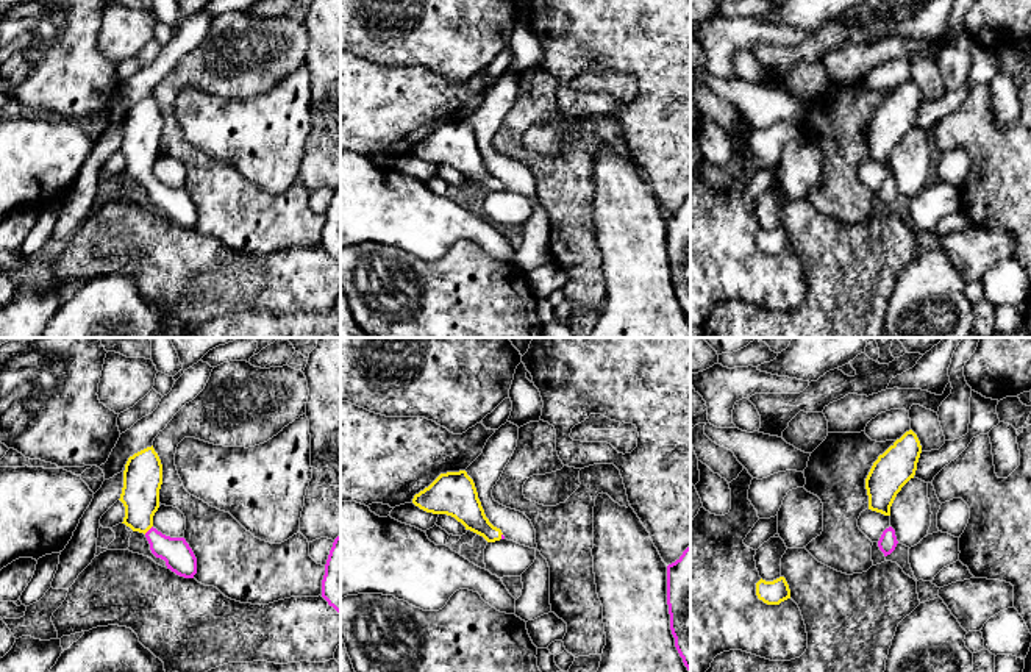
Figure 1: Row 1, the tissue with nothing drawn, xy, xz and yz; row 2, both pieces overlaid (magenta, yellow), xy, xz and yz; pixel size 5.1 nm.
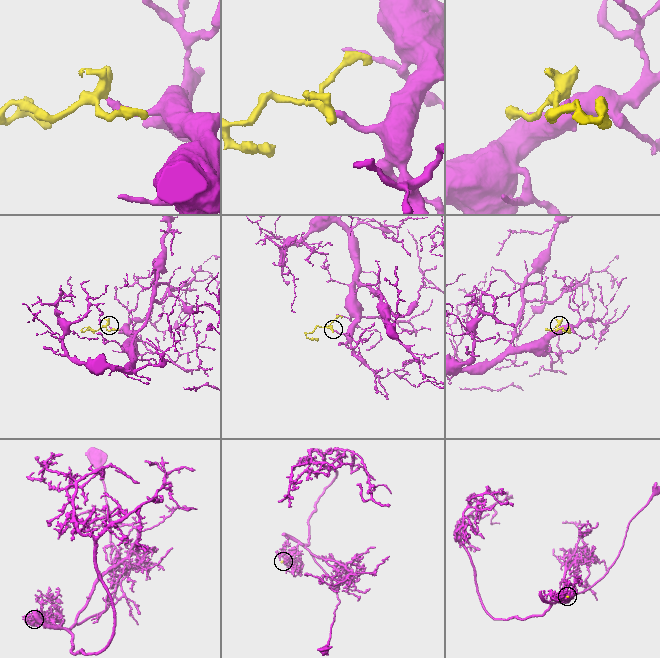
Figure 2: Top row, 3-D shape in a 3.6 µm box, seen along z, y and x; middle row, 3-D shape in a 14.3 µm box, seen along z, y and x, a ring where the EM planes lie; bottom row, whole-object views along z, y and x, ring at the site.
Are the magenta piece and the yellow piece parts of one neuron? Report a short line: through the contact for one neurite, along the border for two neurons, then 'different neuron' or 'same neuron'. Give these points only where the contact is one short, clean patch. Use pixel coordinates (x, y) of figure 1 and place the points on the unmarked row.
line xy (178, 207), (149, 180), (139, 168), (139, 146); same neuron

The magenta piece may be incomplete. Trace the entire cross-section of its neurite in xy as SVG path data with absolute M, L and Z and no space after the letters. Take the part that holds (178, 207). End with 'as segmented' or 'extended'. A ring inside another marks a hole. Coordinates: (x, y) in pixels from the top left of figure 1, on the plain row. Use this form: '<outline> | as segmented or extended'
M153 95L128 108L123 120L120 152L125 156L123 172L133 181L144 183L150 200L166 211L167 219L184 228L197 223L197 208L184 188L170 188L153 177L159 158L162 114Z | extended

